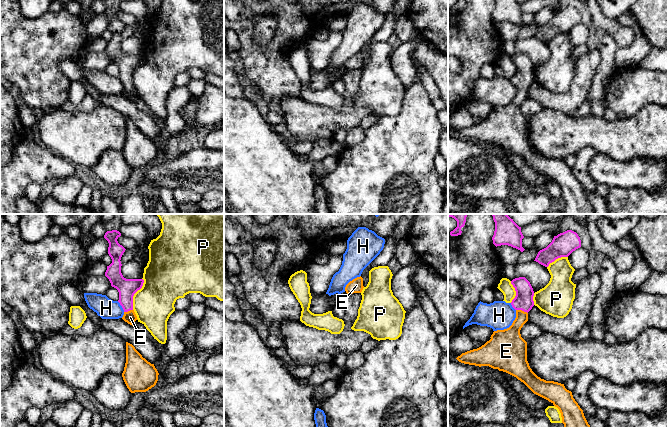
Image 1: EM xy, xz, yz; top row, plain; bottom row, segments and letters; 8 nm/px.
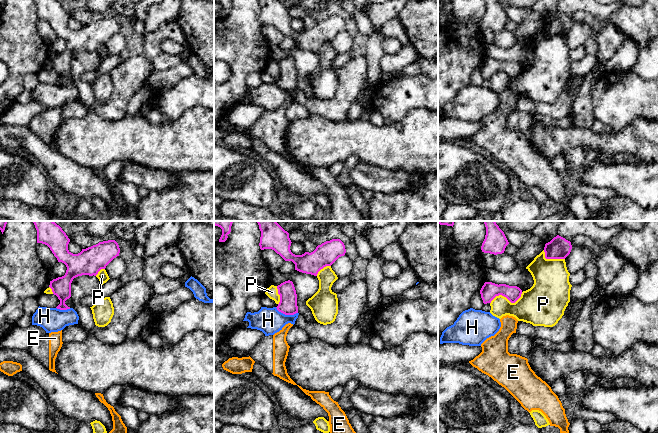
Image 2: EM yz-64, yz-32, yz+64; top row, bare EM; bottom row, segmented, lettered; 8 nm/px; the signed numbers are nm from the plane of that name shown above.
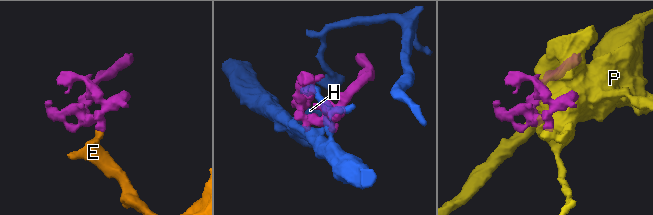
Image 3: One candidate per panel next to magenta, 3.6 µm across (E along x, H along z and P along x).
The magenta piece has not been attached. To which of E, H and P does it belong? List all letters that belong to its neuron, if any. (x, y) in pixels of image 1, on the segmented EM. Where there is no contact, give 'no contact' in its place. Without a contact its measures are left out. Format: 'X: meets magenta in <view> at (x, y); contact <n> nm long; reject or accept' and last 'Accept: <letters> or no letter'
E: meets magenta in yz at (522, 310); contact 100 nm long; accept
H: meets magenta in xy at (121, 305); contact 110 nm long; reject
P: meets magenta in xy at (134, 293); contact 260 nm long; reject
Accept: E

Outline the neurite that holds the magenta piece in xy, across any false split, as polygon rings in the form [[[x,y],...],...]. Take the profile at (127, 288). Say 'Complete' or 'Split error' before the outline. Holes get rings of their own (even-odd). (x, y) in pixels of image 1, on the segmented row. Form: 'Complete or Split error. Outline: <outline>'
Split error. Outline: [[[117,230],[107,231],[104,238],[108,241],[108,254],[112,259],[112,263],[107,266],[105,276],[109,279],[111,286],[119,292],[118,302],[124,310],[122,319],[133,326],[138,320],[133,310],[133,296],[143,286],[143,279],[126,279],[121,273],[121,257],[125,252],[125,248],[120,245],[117,239],[121,233]]]

